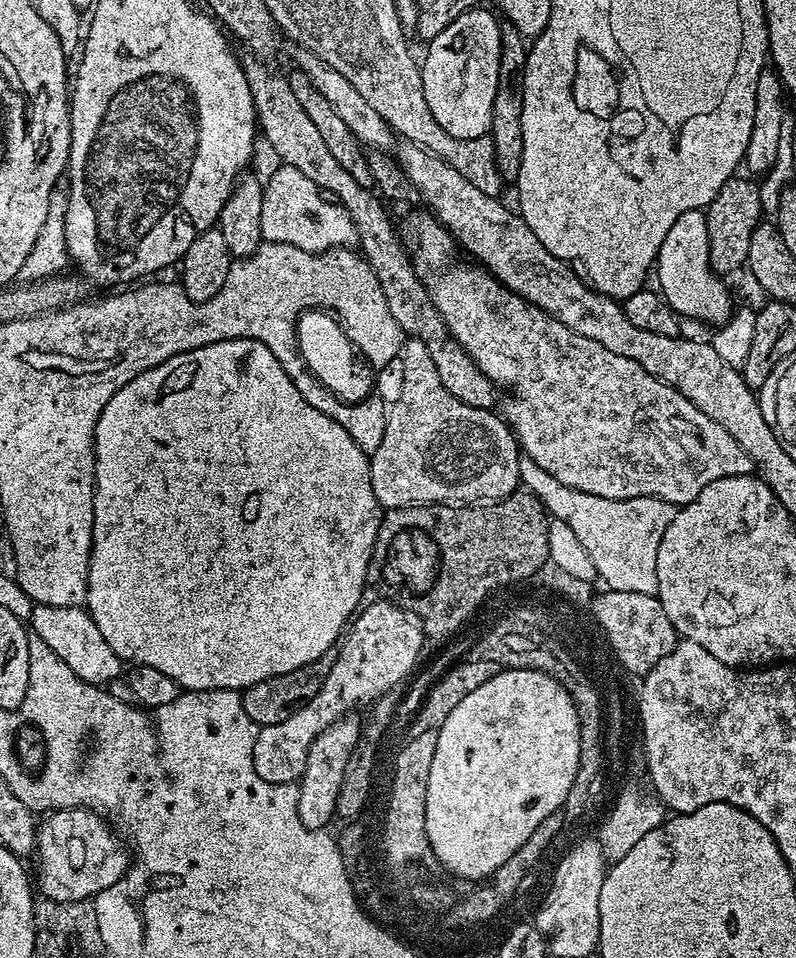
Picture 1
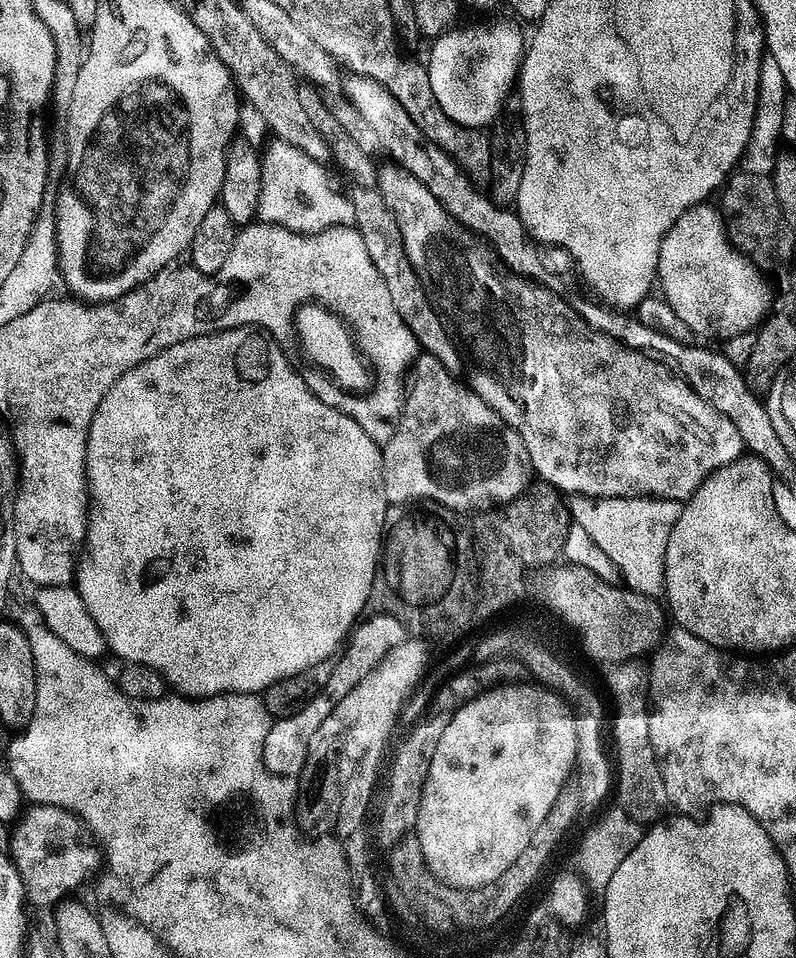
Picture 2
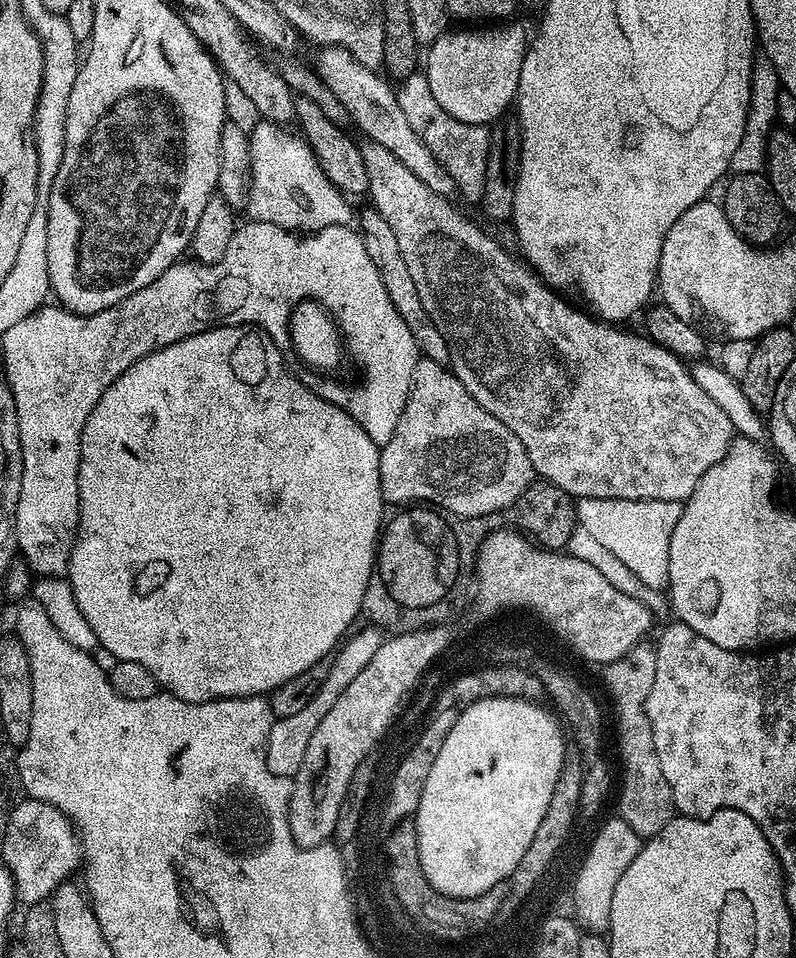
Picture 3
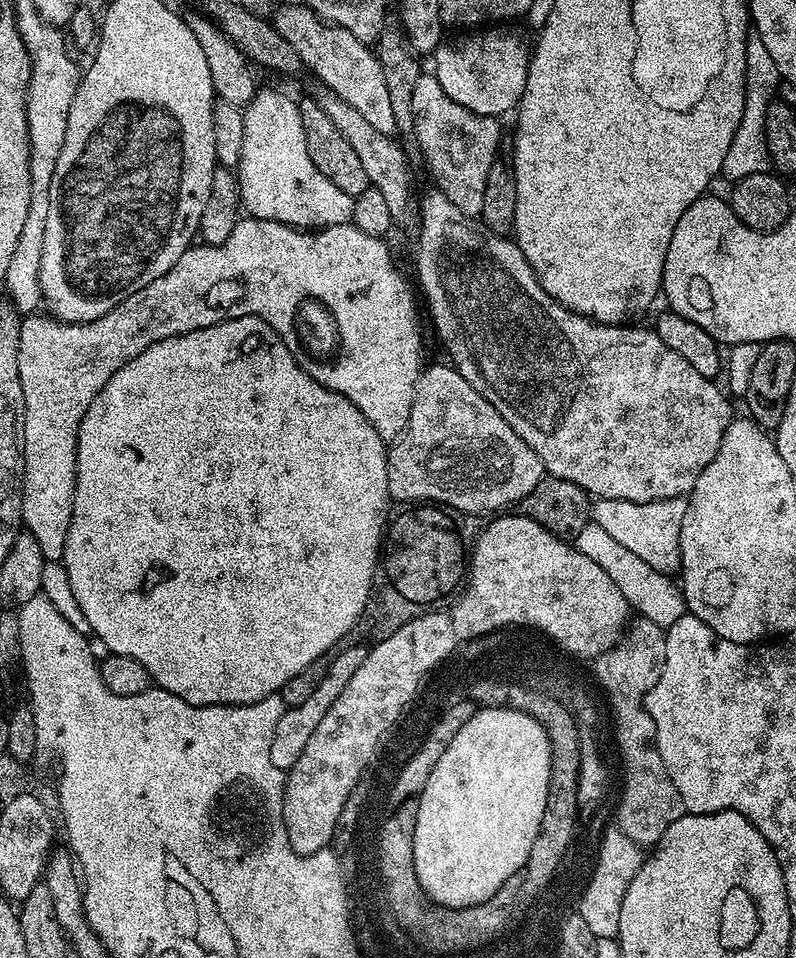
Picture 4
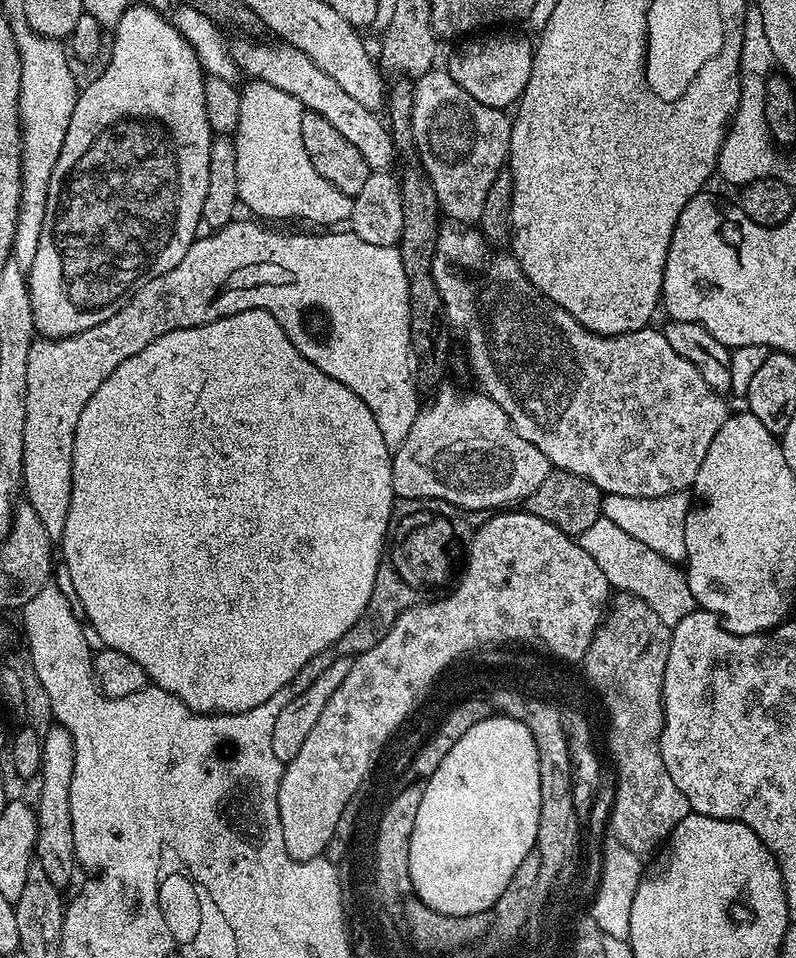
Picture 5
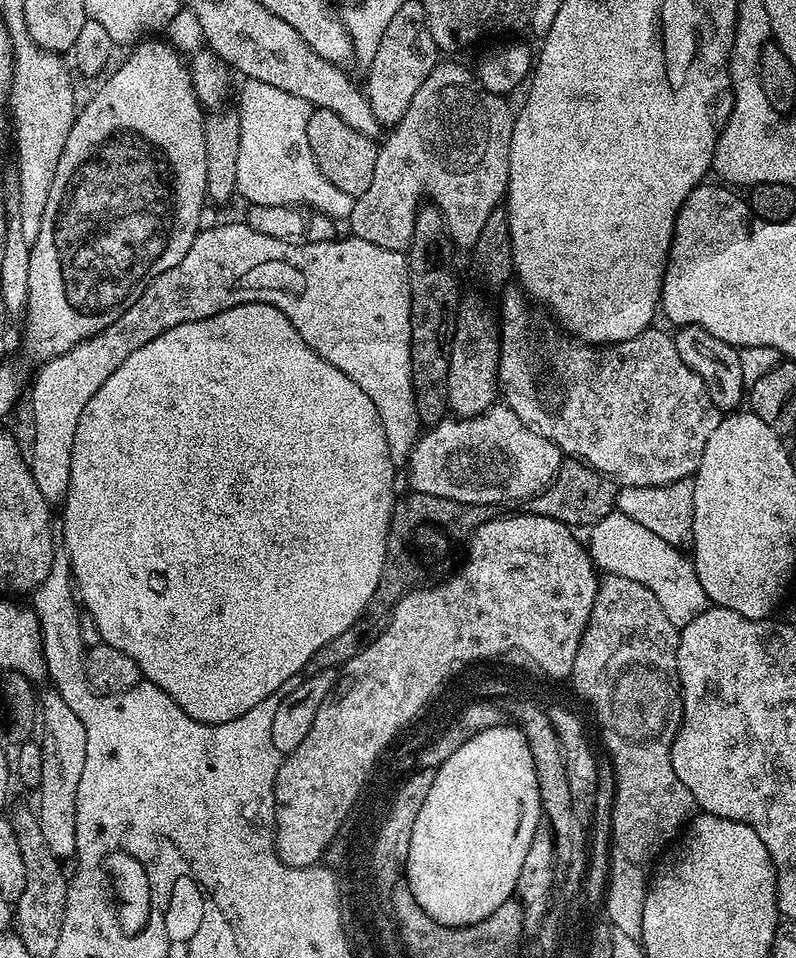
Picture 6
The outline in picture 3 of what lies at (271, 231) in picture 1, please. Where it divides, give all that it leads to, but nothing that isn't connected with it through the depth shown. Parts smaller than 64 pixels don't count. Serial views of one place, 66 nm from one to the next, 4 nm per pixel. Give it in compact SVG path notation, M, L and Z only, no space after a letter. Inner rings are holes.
M260 122L256 129L251 129L252 192L248 195L247 215L297 234L321 232L339 224L351 225L354 212L352 216L345 193L329 182L312 149L301 137L288 136L288 131L287 127L271 122Z

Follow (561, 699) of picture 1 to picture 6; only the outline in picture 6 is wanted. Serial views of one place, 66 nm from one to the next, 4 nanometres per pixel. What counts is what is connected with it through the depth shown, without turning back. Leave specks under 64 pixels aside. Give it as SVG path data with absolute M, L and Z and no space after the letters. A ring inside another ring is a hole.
M506 723L497 728L482 730L482 734L471 736L465 744L458 746L458 750L454 750L454 754L450 754L440 763L439 768L435 769L435 773L434 782L429 786L429 792L426 794L426 802L422 802L422 810L418 810L418 818L414 818L414 830L410 834L406 875L418 906L422 906L422 910L426 910L426 914L434 922L446 927L468 928L471 924L477 924L490 918L490 914L494 914L494 910L498 906L502 906L502 902L511 900L517 895L516 883L519 882L520 875L524 872L524 863L529 863L530 860L528 855L530 842L534 838L537 826L542 823L534 758L530 754L530 746L526 742L526 738L520 733L519 728L511 723Z

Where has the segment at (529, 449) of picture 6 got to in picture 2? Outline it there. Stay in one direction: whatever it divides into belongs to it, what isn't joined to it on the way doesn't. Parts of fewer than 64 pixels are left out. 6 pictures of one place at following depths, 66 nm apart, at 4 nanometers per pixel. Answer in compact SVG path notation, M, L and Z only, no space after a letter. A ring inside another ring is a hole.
M420 352L412 361L411 376L392 437L382 445L378 456L378 484L385 501L389 505L401 505L421 500L462 512L495 508L523 494L530 484L530 465L516 431L471 388L463 383L455 384L453 375L429 352Z

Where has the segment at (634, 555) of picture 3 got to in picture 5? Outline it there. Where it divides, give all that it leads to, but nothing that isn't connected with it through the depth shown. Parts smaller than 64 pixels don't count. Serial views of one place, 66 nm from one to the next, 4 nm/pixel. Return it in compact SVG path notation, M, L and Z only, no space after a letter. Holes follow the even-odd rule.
M688 492L666 494L662 498L626 498L625 496L605 495L602 500L603 519L614 522L630 538L638 538L650 550L662 554L673 562L687 561L686 518L692 508L693 497Z

